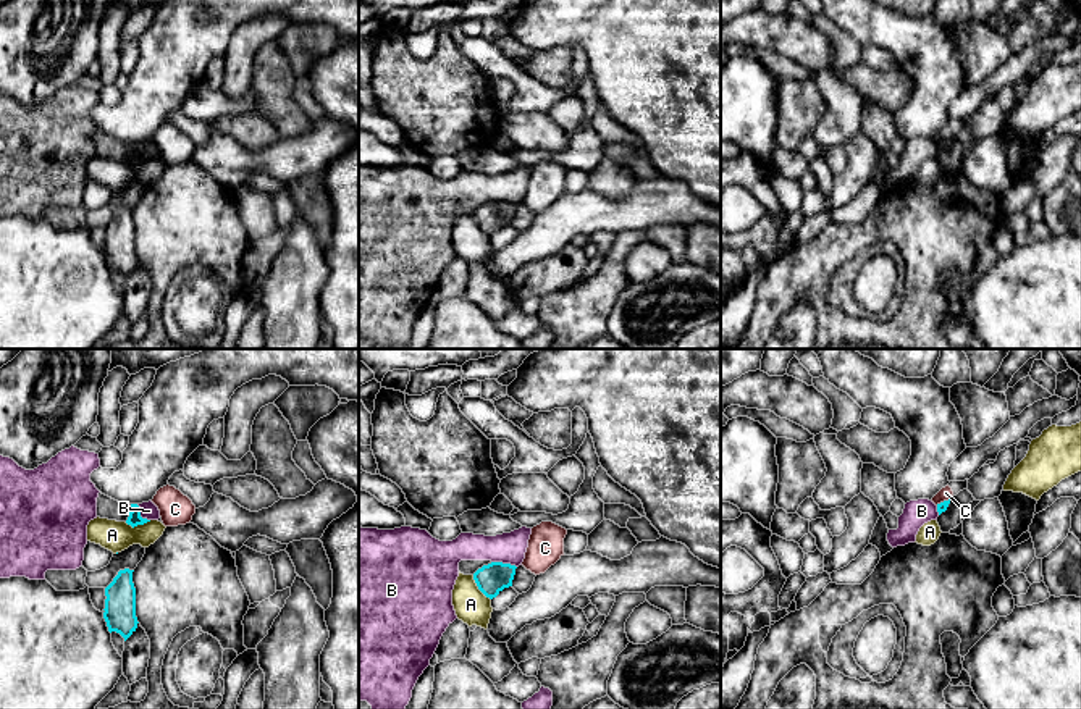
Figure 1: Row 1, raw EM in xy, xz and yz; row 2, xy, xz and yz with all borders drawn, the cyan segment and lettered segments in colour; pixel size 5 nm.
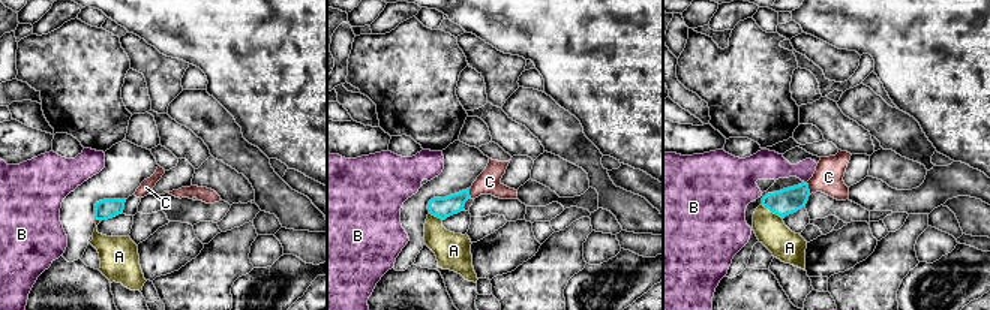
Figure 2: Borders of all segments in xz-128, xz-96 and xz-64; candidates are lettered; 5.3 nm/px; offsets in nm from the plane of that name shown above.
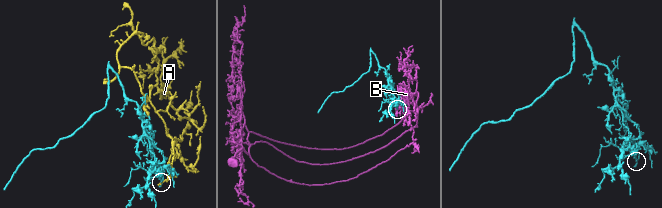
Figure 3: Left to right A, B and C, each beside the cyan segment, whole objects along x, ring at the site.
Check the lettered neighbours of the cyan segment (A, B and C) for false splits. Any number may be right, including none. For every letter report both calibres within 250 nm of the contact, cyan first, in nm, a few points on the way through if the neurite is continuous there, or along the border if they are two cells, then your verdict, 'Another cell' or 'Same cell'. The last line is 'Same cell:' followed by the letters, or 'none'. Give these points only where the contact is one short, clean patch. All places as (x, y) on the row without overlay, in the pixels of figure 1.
A: Thickness 150 nm (cyan) against 170 nm. Boundary: xz (472, 213), (477, 225), (490, 238). Another cell
B: Thickness 150 nm (cyan) against 160 nm. Another cell
C: Thickness 50 nm (cyan) against 70 nm. Boundary: yz (949, 136), (936, 142). Another cell
Same cell: none

